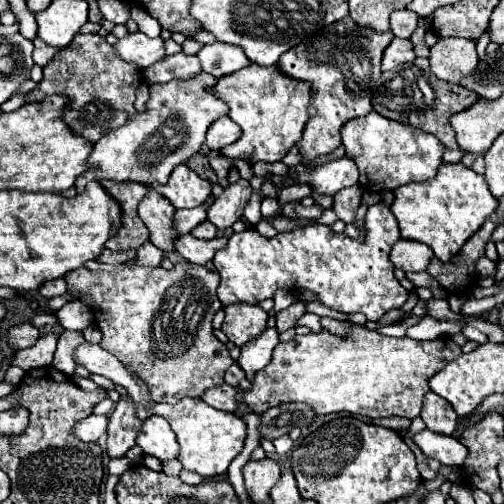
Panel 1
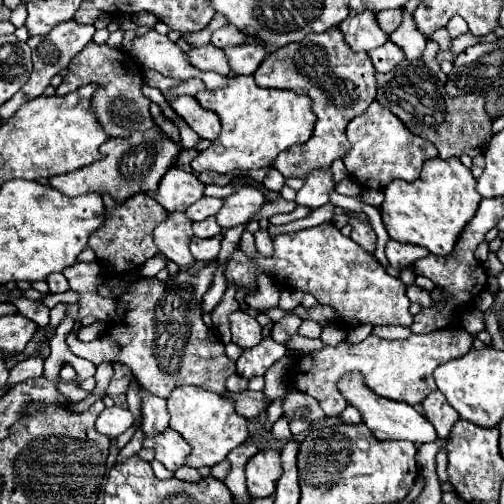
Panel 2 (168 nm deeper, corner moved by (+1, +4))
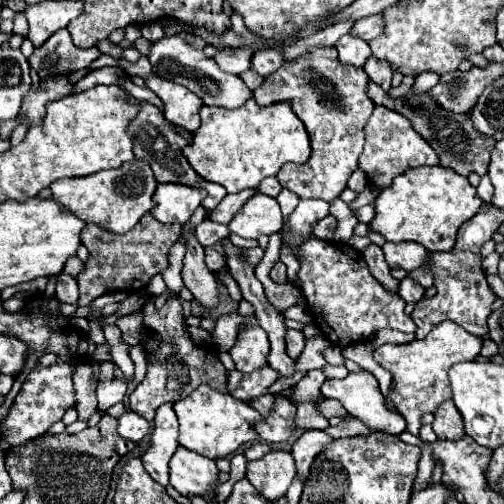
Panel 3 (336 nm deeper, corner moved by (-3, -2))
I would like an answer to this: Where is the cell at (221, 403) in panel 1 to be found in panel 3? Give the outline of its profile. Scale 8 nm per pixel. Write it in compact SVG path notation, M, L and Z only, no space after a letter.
M276 397L276 407L272 409L268 419L256 423L256 431L268 443L288 441L296 429L294 417L296 417L296 407L290 401Z

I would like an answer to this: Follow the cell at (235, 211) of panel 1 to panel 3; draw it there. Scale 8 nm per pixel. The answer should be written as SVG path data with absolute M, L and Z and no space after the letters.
M256 193L248 199L240 213L228 223L230 231L244 239L258 239L260 235L278 233L282 225L284 221L278 201L264 193Z

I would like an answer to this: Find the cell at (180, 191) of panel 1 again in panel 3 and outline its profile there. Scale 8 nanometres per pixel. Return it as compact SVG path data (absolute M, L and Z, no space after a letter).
M164 183L164 185L158 185L152 195L152 201L156 205L150 213L160 223L168 223L168 225L186 223L190 219L190 215L200 207L204 197L206 197L204 189Z

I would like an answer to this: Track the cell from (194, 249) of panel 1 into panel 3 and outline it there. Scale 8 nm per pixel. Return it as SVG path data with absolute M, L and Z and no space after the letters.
M208 247L206 249L206 265L208 265L208 269L212 271L212 273L216 273L218 269L222 269L224 267L224 255L220 255L216 249L212 249L212 247Z

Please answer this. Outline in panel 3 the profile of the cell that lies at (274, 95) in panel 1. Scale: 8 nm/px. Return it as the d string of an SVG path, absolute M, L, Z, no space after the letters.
M248 99L242 107L230 111L222 107L202 107L200 109L200 129L192 133L192 145L182 149L184 157L190 161L192 169L206 181L222 185L228 193L238 193L248 187L258 187L264 177L278 175L280 167L286 163L306 163L310 157L310 137L304 123L294 115L290 103L276 103L268 107L258 107L254 99Z

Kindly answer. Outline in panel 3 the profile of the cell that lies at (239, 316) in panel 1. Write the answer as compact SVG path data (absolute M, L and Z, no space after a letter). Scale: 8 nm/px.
M246 327L238 333L236 345L230 349L234 365L242 373L252 373L268 365L268 335L260 327Z

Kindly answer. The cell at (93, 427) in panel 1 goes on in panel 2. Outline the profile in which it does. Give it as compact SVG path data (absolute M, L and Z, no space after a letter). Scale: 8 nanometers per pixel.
M110 407L110 409L104 409L94 427L98 433L104 433L108 437L116 437L120 433L124 433L128 427L132 427L132 413L126 409L126 407Z

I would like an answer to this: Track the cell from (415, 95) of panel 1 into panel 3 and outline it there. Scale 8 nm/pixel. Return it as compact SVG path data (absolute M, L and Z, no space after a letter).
M368 83L368 97L376 103L376 105L384 105L388 109L400 111L406 119L410 119L412 127L416 133L420 133L430 147L436 151L436 155L440 157L440 165L446 169L454 169L458 175L468 177L470 173L478 173L478 175L486 175L488 171L488 163L490 163L490 151L494 149L496 141L488 135L480 135L474 127L472 121L466 113L448 113L444 109L440 109L430 97L428 93L422 93L414 99L398 99L392 101L386 97L386 91L382 91L376 83Z

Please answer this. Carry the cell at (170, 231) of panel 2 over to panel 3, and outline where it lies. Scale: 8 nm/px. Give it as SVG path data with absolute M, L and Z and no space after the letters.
M194 231L186 233L188 237L188 251L184 257L184 267L182 267L182 279L184 285L190 289L194 299L206 309L212 311L218 307L218 283L212 271L208 271L204 263L204 249L196 241Z

